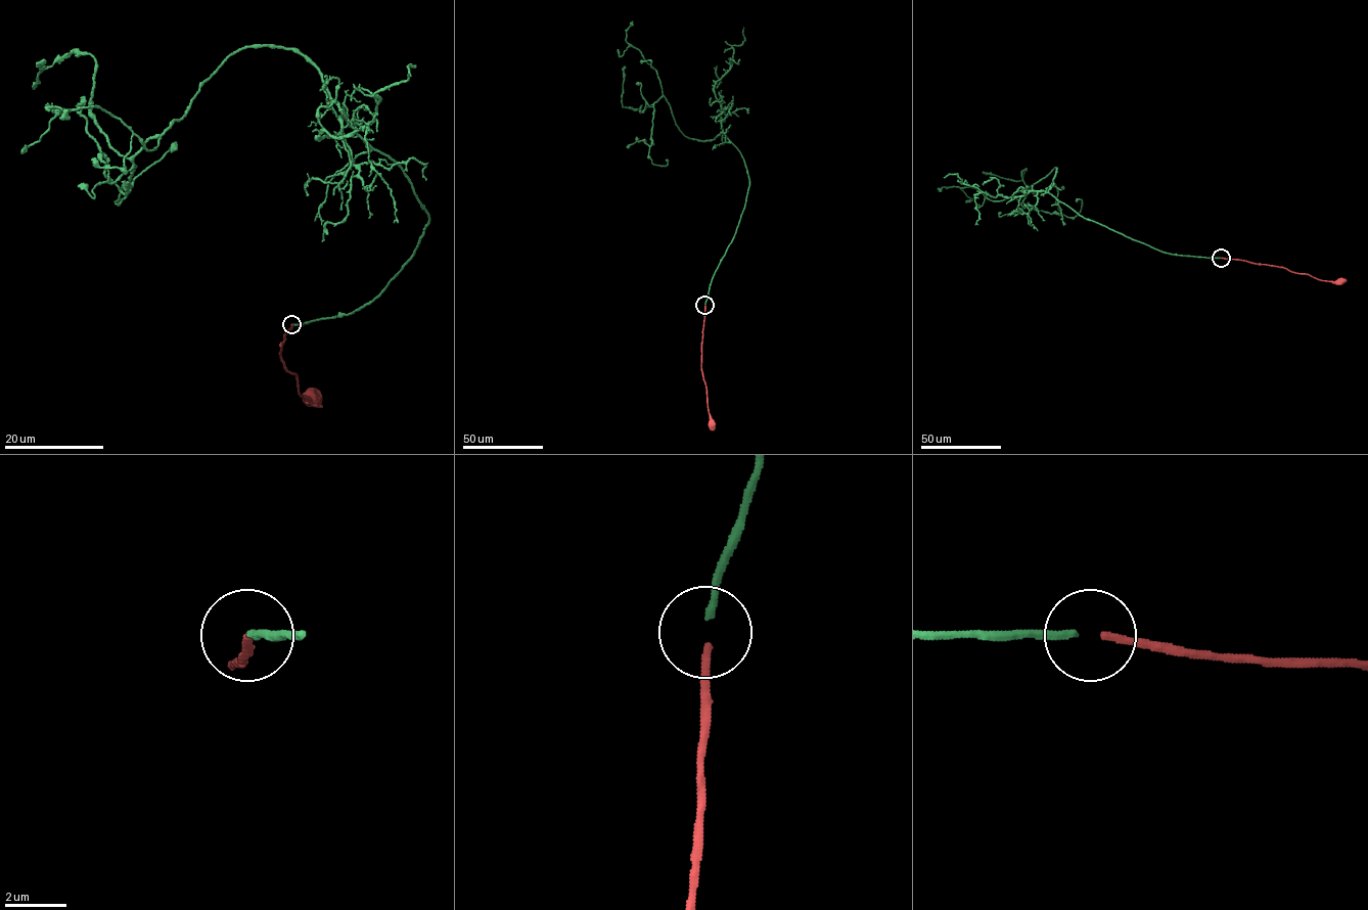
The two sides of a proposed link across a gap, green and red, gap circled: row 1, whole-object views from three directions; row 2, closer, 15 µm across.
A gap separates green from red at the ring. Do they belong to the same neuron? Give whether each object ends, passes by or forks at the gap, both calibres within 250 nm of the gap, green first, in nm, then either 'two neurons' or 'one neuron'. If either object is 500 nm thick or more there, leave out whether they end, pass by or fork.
green ends there; red ends there; 240 nm thick on the green side, 240 nm on the other; one neuron

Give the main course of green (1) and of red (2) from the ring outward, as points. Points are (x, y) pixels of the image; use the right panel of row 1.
1: (1220, 258), (1086, 219), (1048, 191), (1056, 168), (1020, 203), (1026, 170), (983, 172)
2: (1221, 258), (1285, 268), (1322, 280), (1339, 281)

